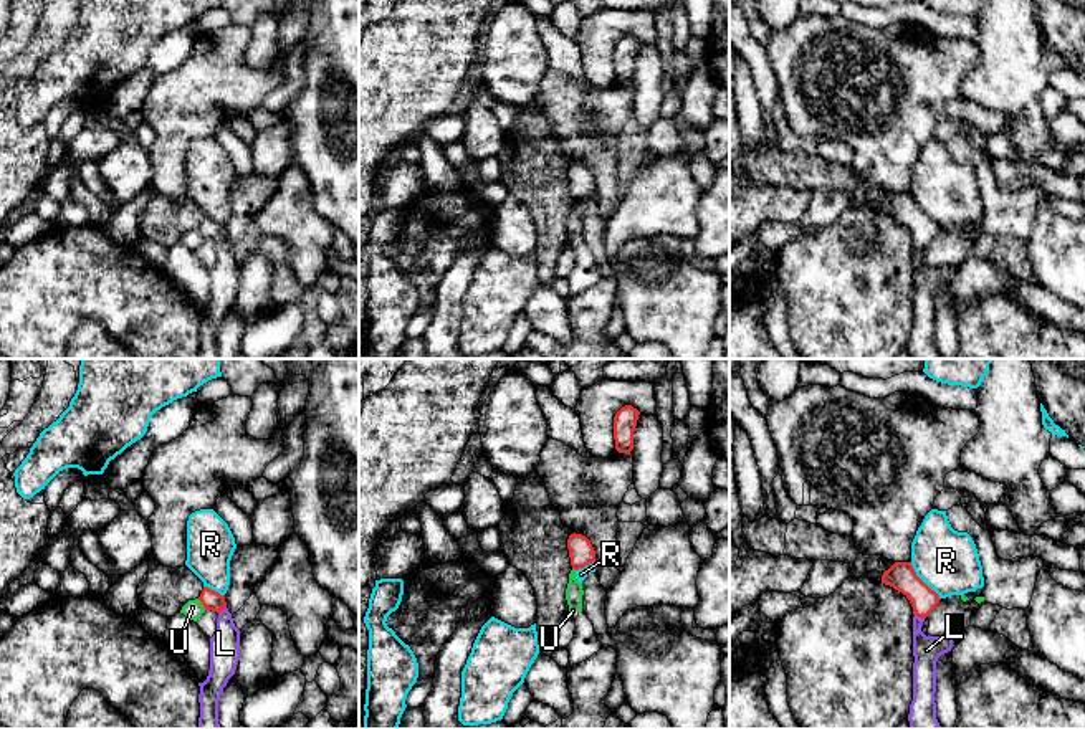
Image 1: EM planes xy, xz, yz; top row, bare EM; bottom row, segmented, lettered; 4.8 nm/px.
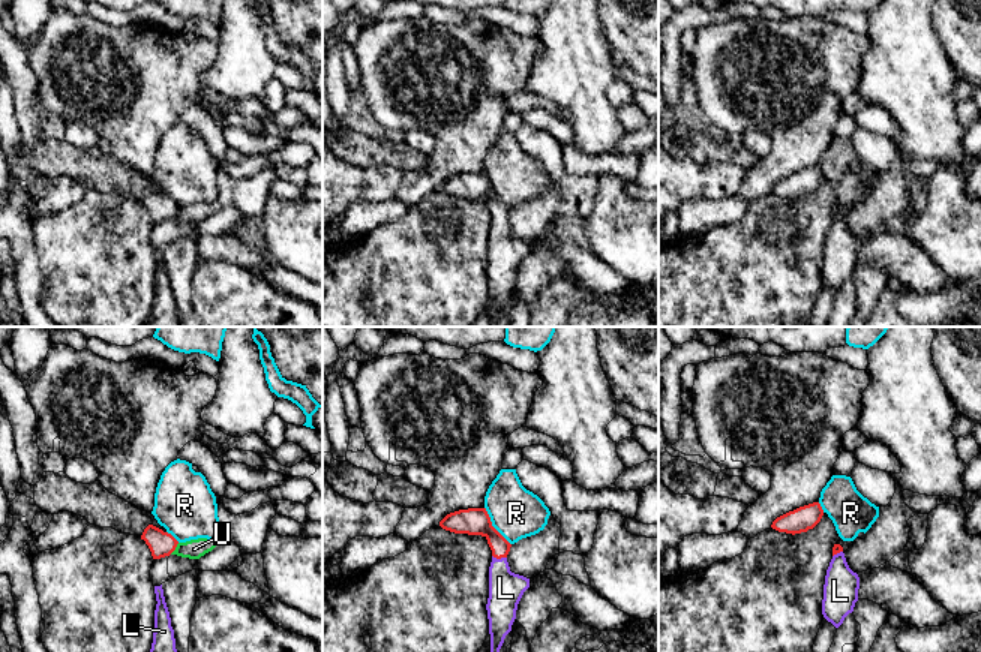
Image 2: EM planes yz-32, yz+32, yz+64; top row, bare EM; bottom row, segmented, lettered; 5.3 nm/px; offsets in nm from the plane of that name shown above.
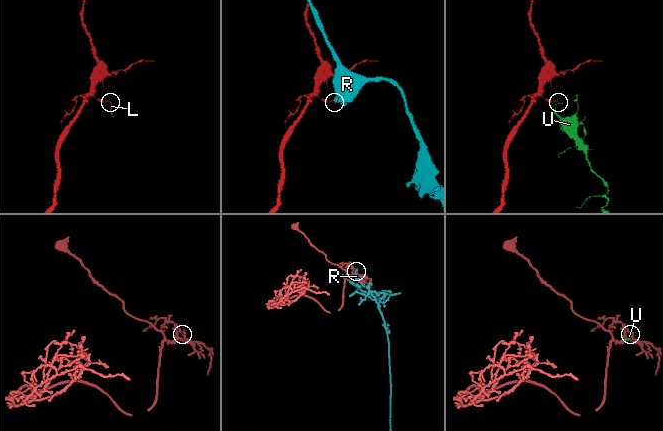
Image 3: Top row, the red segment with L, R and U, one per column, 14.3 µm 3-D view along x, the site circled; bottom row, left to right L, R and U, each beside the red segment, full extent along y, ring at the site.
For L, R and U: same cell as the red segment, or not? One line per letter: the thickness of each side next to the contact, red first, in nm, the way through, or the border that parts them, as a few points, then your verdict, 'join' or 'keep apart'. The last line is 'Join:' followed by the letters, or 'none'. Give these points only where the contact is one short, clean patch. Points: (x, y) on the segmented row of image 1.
L: 140/140 nm | across yz (902, 576), (920, 595), (920, 617), (917, 633), (927, 650) | join
R: 140/300 nm | along yz (910, 562), (913, 571), (940, 599) | keep apart
U: 100/90 nm | along xy (197, 599), (205, 609) | keep apart
Join: L

